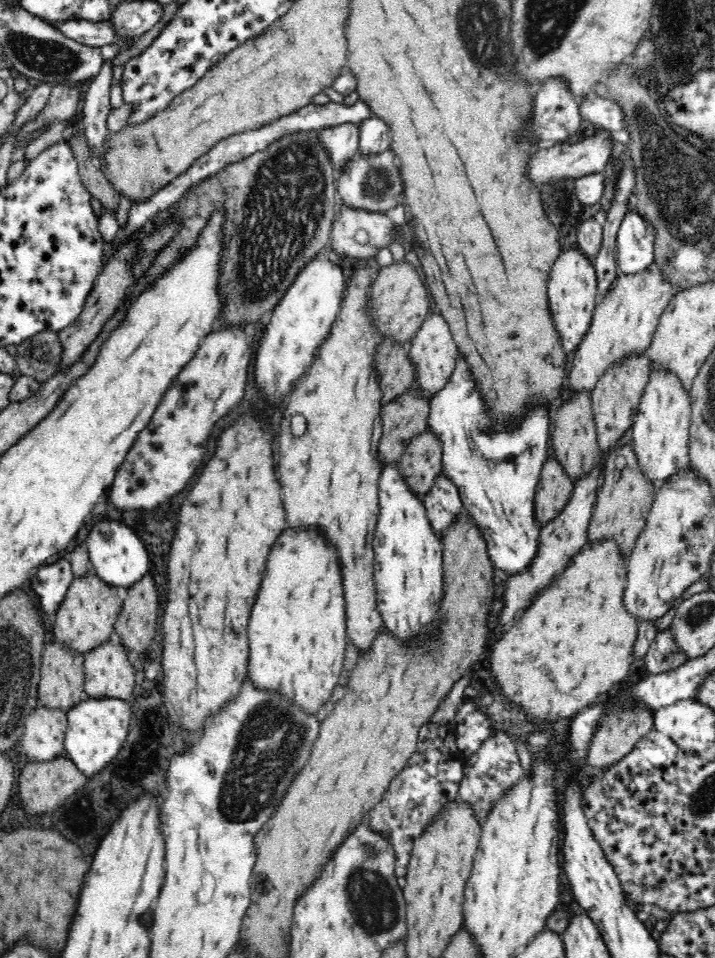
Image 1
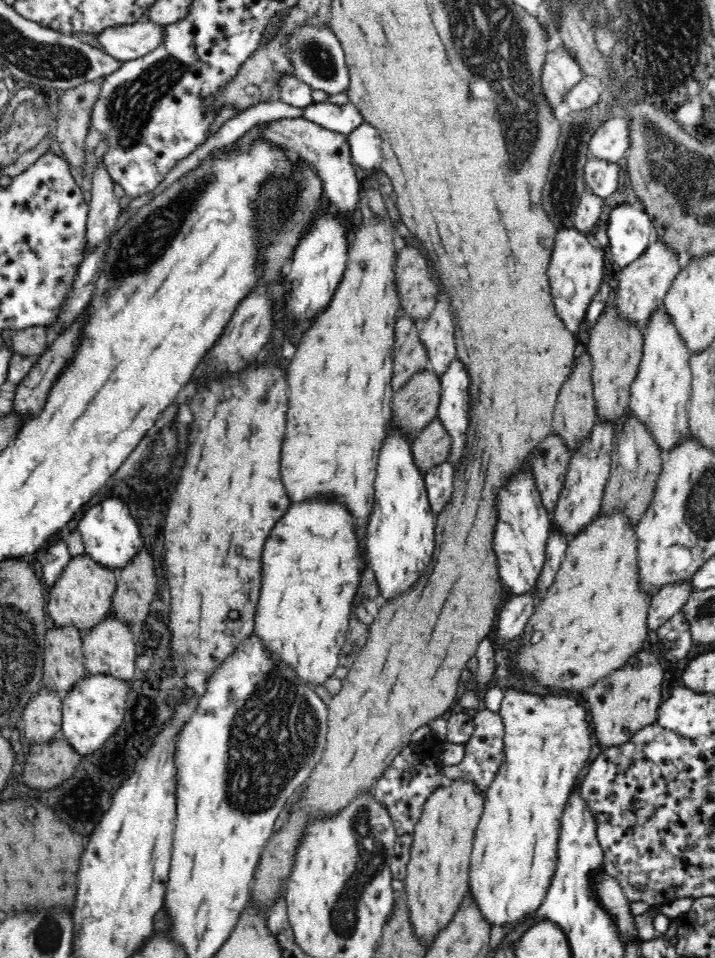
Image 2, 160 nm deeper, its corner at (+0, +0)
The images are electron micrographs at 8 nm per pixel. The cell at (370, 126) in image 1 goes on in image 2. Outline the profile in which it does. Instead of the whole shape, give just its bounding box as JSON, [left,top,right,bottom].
[347,123,382,170]

